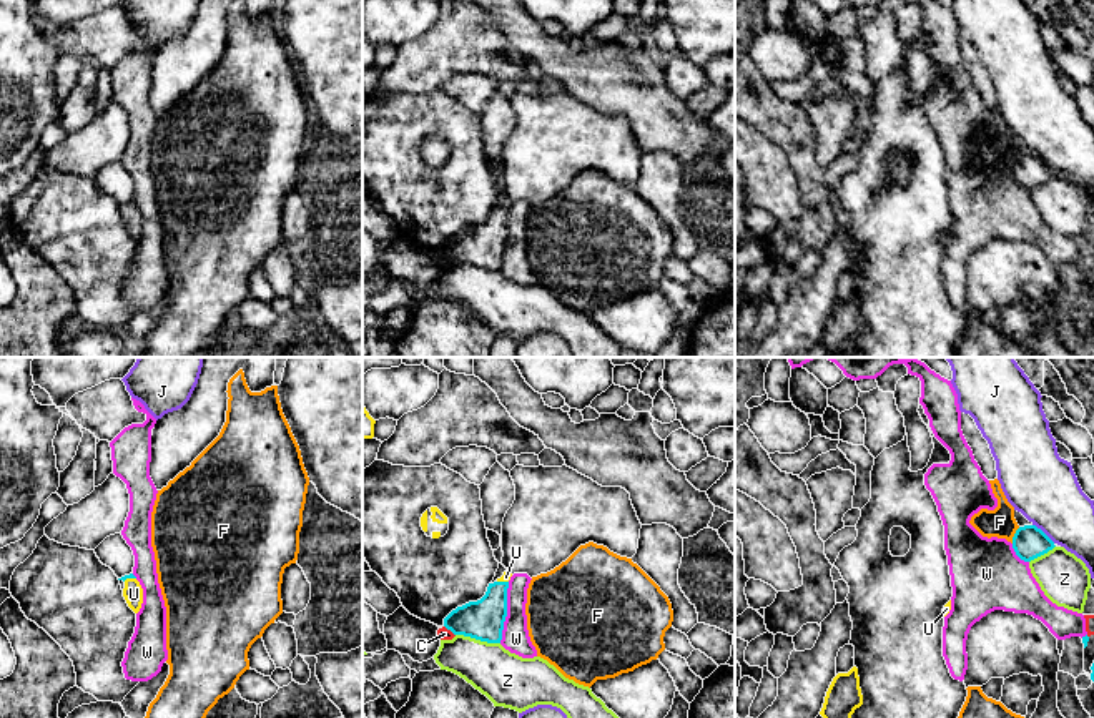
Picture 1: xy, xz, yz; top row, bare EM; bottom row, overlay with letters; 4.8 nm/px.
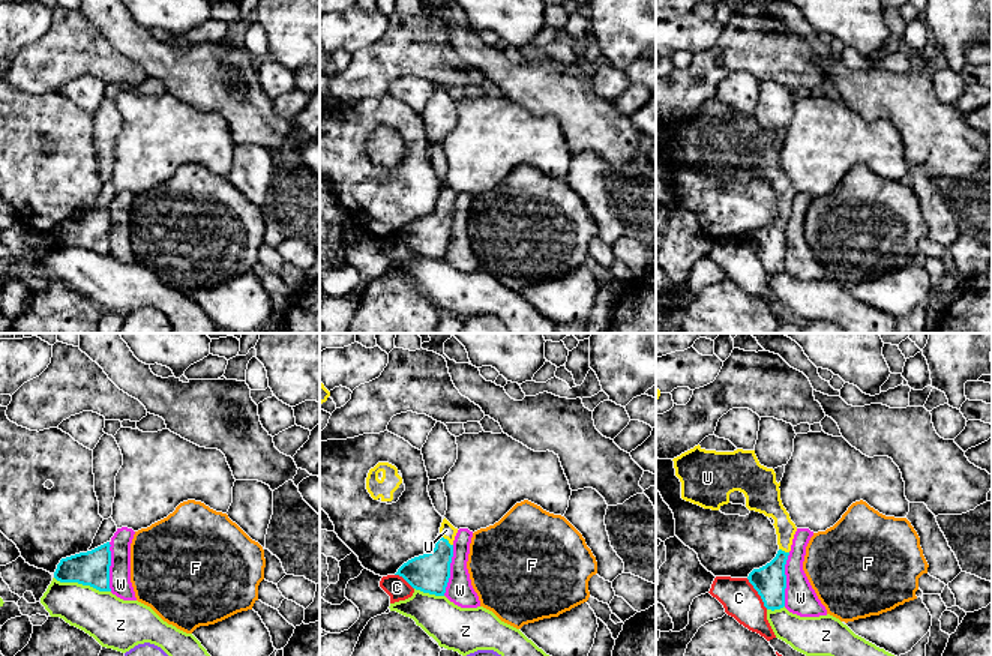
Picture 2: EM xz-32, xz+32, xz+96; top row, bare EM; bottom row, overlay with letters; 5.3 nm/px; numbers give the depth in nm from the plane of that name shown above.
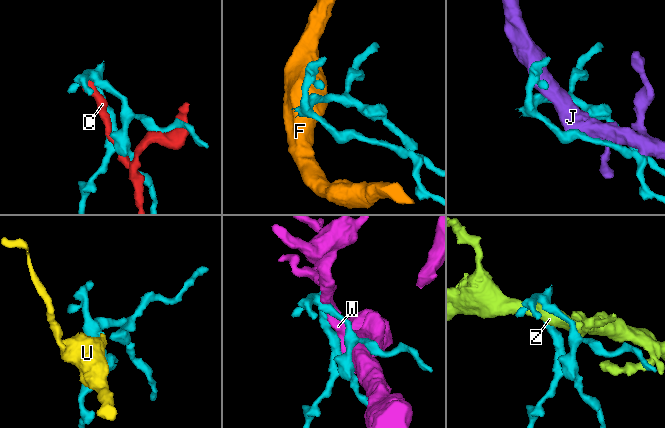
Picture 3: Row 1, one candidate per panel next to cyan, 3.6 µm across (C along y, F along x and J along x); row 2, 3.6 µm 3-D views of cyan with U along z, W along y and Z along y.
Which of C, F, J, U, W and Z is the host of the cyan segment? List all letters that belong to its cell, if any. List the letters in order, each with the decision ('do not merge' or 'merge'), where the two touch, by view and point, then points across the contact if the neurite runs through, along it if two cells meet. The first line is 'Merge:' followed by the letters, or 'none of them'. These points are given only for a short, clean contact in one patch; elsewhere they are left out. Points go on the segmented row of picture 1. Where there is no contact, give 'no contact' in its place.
Merge: U
C: do not merge; meets cyan in xz at (449, 629)
F: do not merge; meets cyan in yz at (1015, 536); border along yz (1020, 527), (1011, 542)
J: do not merge; meets cyan in yz at (1043, 532)
U: merge; meets cyan in xy at (128, 577); runs through xy (130, 575), (128, 577), (133, 594)
W: do not merge; meets cyan in xz at (506, 612)
Z: do not merge; meets cyan in xz at (478, 639)

